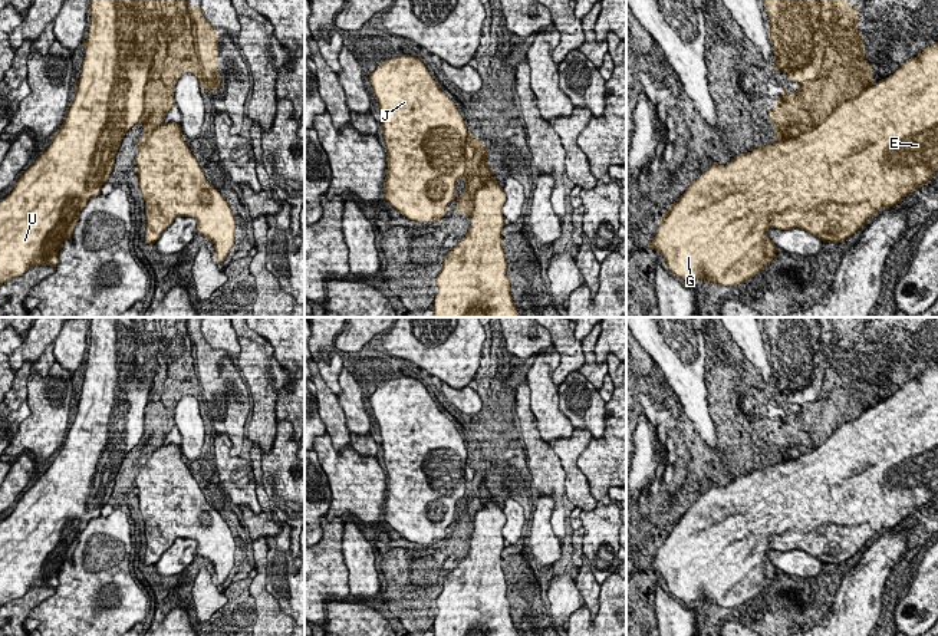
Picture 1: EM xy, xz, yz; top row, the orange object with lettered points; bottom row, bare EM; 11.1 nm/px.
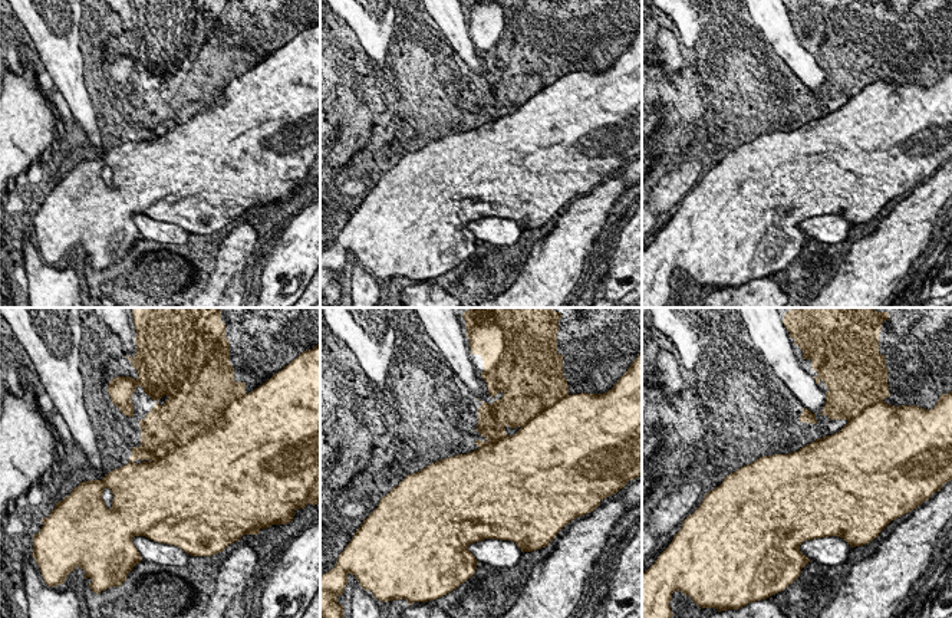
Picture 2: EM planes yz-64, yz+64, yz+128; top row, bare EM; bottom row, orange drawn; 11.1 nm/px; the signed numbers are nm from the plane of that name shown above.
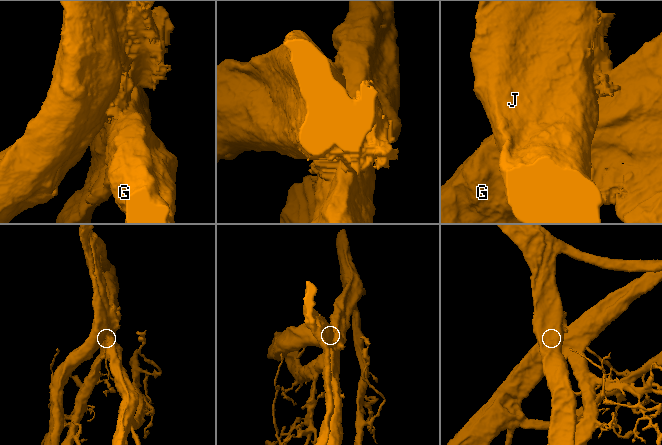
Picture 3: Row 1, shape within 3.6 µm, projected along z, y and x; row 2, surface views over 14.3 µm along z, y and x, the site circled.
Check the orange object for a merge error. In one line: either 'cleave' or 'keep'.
cleave

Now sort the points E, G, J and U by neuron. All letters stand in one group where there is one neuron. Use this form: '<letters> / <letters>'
E G / J U

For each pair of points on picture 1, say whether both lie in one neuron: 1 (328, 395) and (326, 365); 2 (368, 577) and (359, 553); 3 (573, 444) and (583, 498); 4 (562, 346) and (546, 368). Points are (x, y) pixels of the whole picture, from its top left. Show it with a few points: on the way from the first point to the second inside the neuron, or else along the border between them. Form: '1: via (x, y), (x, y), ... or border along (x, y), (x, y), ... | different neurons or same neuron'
1: border along (319, 371), (325, 384), (336, 395) | different neurons
2: via (362, 572), (359, 559) | same neuron
3: via (572, 457), (576, 485) | same neuron
4: border along (553, 346), (559, 356), (553, 372), (558, 385) | different neurons

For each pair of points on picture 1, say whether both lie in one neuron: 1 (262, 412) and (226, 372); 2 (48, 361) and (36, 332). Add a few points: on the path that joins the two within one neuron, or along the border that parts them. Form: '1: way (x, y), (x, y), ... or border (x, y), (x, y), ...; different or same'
1: way (262, 398), (262, 388), (246, 372), (240, 372); same
2: border (52, 343), (32, 363); different

